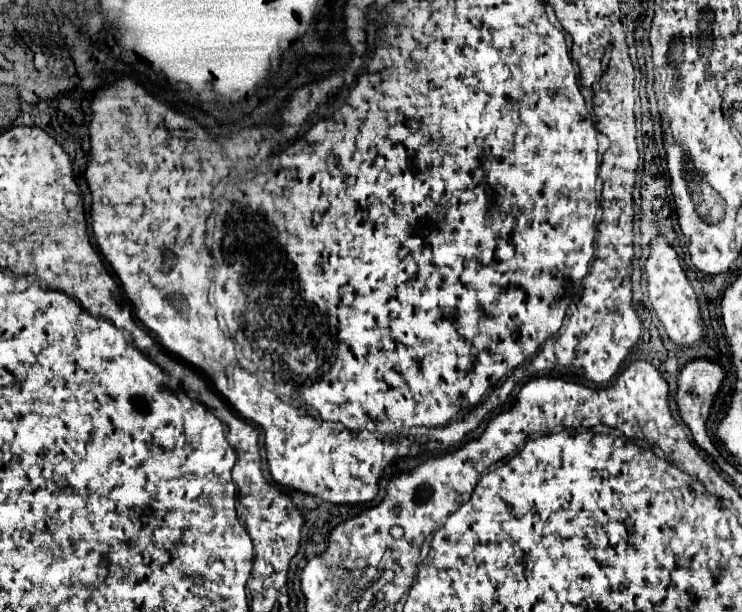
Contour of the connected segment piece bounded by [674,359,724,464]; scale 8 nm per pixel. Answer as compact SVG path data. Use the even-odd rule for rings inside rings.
M694 359L694 361L688 361L682 367L682 371L678 375L678 389L676 389L676 395L674 395L680 417L690 427L694 441L701 449L712 456L717 464L720 453L707 433L706 419L710 415L710 409L712 409L712 403L714 403L714 397L716 397L720 385L722 385L722 379L724 379L724 371L722 371L720 365L716 365L708 359Z

